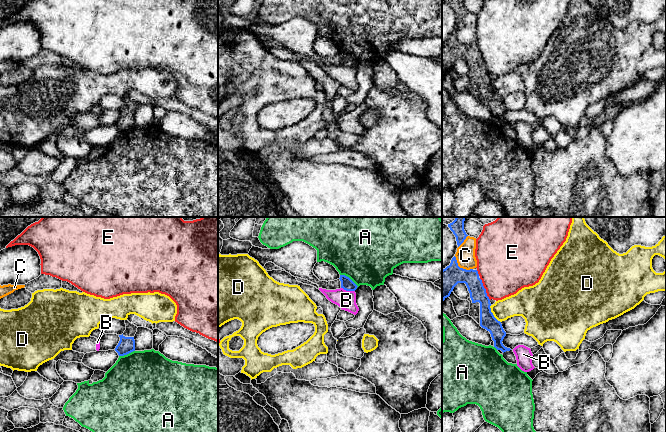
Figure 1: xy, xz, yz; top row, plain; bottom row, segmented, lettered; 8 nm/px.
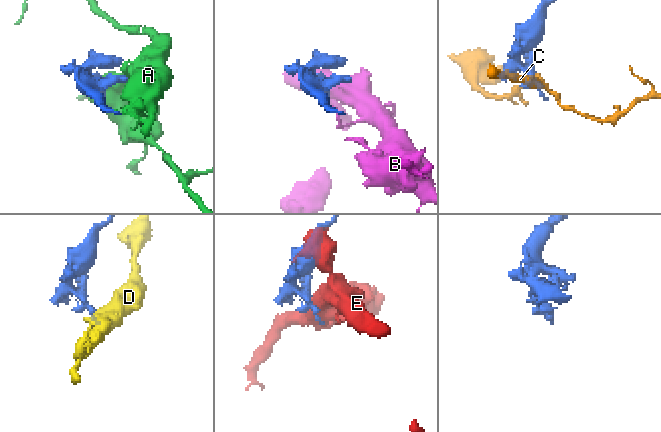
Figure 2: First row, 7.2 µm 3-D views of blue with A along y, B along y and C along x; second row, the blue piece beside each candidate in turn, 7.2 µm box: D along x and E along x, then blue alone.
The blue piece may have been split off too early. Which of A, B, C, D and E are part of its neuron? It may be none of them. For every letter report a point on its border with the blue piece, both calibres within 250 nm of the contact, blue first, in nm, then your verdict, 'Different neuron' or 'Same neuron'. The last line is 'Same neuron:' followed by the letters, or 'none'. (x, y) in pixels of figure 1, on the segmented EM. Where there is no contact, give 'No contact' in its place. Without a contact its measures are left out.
A: Touches blue at xz (348, 277). Thickness 100 nm (blue) against 500 nm. Different neuron
B: Touches blue at xz (348, 290). Thickness 100 nm (blue) against 160 nm. Different neuron
C: Touches blue at yz (461, 268). Thickness 200 nm (blue) against 160 nm. Different neuron
D: Touches blue at yz (492, 314). Thickness 130 nm (blue) against 190 nm. Different neuron
E: Touches blue at yz (485, 289). Thickness 130 nm (blue) against 460 nm. Different neuron
Same neuron: none

